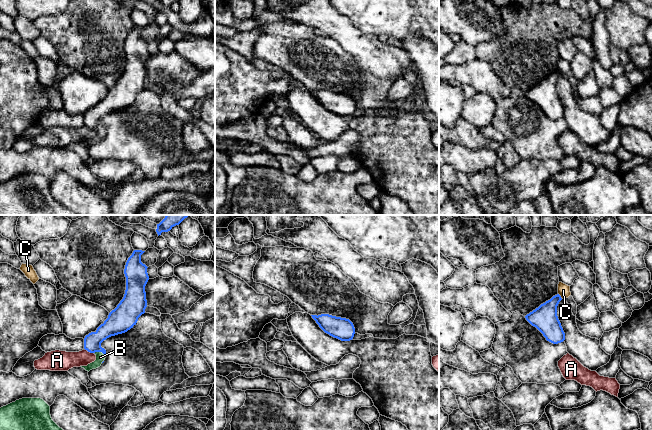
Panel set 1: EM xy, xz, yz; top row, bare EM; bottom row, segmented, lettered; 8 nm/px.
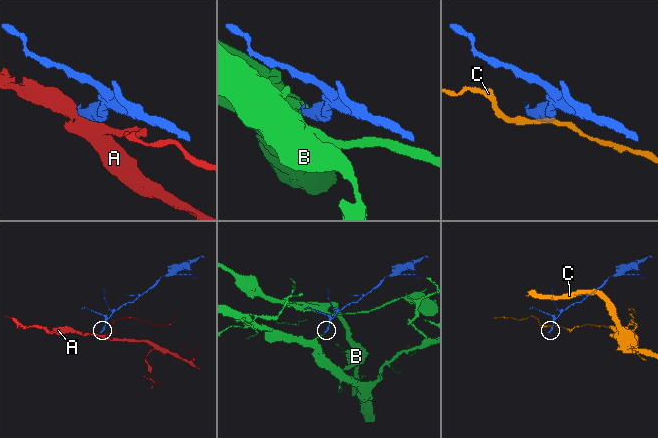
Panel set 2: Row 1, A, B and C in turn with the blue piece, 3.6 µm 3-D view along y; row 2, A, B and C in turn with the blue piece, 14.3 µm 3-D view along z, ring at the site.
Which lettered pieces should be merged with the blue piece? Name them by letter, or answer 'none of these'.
B

